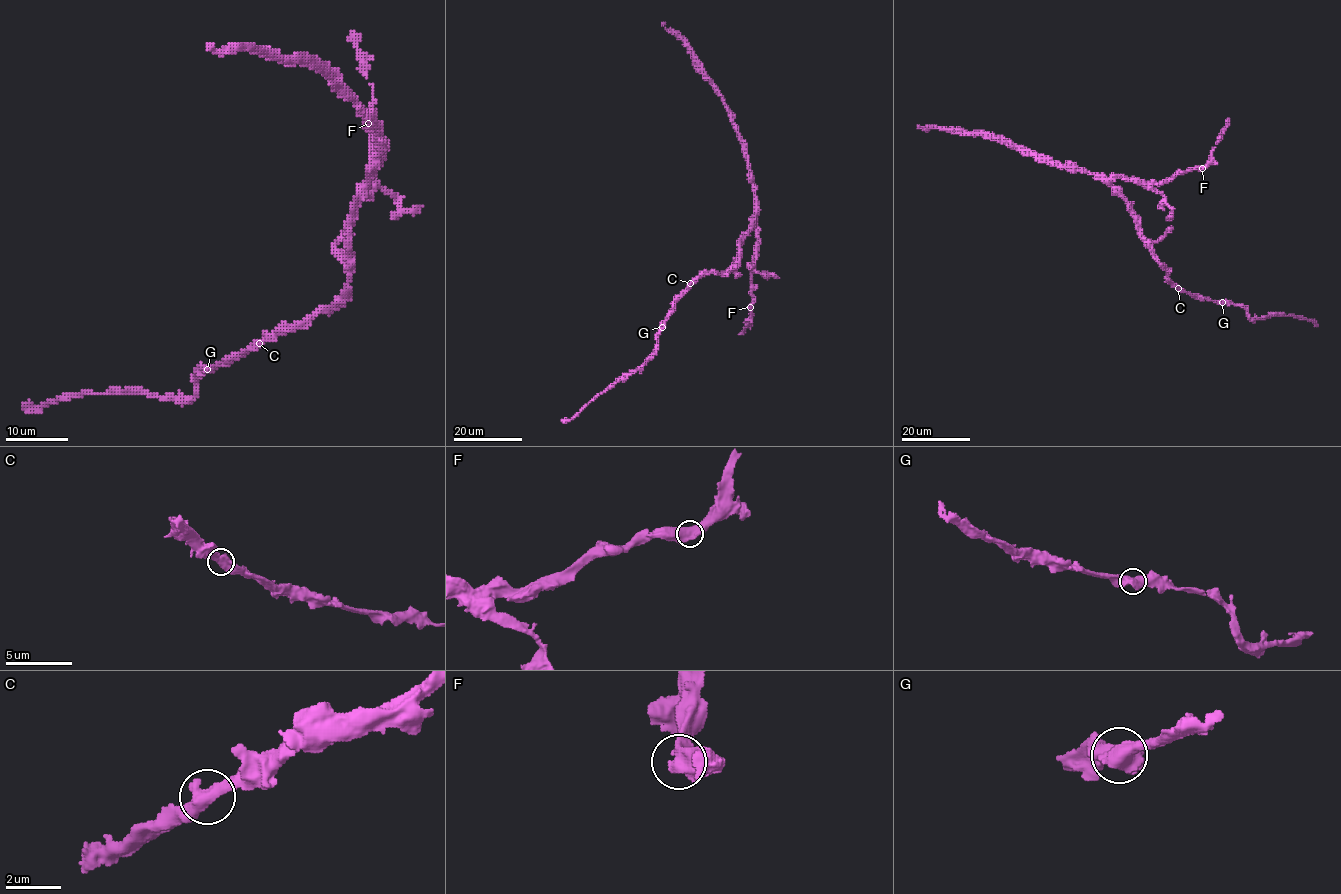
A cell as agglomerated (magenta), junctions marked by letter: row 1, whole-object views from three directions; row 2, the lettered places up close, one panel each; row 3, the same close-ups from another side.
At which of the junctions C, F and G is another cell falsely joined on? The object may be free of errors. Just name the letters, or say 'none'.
none

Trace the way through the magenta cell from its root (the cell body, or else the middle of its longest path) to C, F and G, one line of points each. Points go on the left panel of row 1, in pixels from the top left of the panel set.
C: (348, 240), (348, 285), (344, 293), (328, 307), (297, 324), (281, 326), (259, 343)
F: (348, 240), (348, 219), (370, 160), (378, 152), (378, 140), (383, 149), (373, 149), (373, 121), (369, 123)
G: (348, 240), (348, 285), (338, 299), (297, 324), (281, 326), (253, 349), (208, 369)

